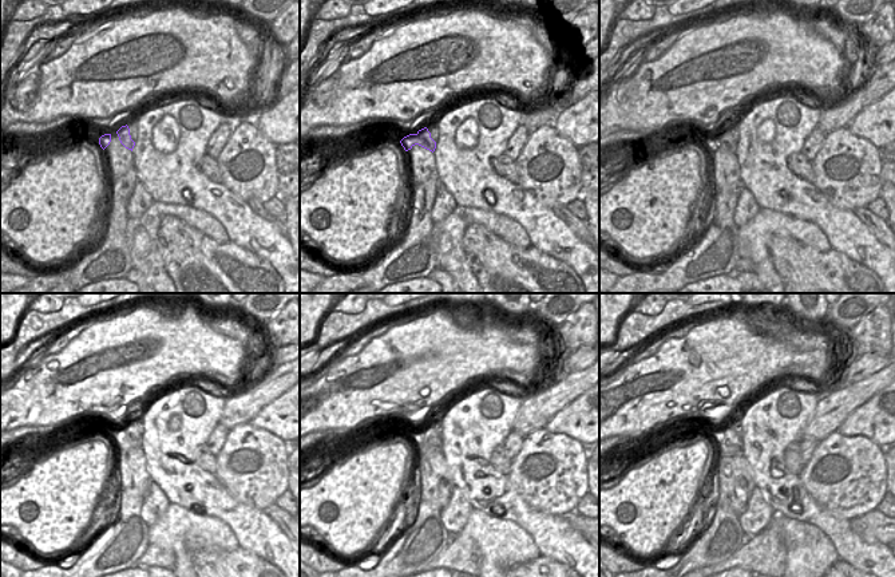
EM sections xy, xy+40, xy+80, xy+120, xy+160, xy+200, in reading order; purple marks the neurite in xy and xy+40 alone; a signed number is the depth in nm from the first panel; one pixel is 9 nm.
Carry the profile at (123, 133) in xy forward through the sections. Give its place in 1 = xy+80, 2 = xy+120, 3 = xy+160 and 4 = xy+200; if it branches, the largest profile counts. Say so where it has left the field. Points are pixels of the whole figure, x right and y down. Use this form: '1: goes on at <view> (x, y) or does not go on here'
1: goes on at xy+80 (721, 138)
2: goes on at xy+120 (127, 437)
3: goes on at xy+160 (428, 442)
4: goes on at xy+200 (731, 446)

